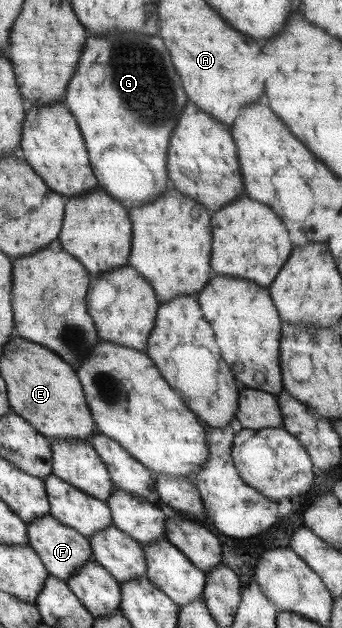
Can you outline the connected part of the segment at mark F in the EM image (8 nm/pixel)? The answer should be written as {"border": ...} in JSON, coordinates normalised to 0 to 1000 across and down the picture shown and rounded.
{"border":[[[143,818],[76,834],[82,871],[108,882],[135,911],[161,922],[193,927],[228,906],[237,906],[266,887],[257,858],[216,842],[173,833]]]}

